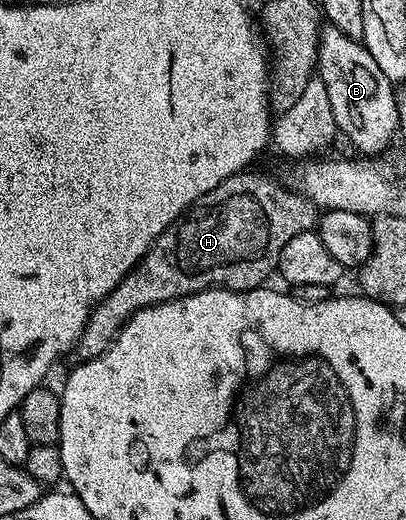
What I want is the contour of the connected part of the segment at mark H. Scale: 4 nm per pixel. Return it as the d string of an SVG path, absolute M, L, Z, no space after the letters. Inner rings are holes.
M246 171L243 173L236 173L233 177L228 177L223 183L219 183L219 187L215 187L211 191L207 191L207 195L202 197L201 200L193 202L188 209L185 210L181 216L177 217L166 227L163 235L159 235L159 239L153 241L153 245L142 257L141 261L131 272L121 280L116 287L114 287L100 303L97 308L92 310L89 315L89 322L85 324L84 331L81 332L81 339L77 342L75 349L76 352L81 352L82 358L88 359L90 357L98 357L100 353L106 353L109 349L109 344L117 338L117 332L127 324L128 321L139 312L140 309L146 309L152 305L162 305L168 301L174 301L180 297L186 297L192 293L201 293L204 289L231 289L234 291L244 291L247 289L259 289L266 284L265 281L269 276L274 276L277 260L279 259L279 251L283 251L283 247L287 243L287 239L291 239L300 233L308 233L317 224L319 210L317 206L312 205L309 200L304 197L302 193L297 192L296 189L290 187L288 184L282 183L280 185L277 181L272 181L269 177L260 177L259 174L253 173L254 171Z

